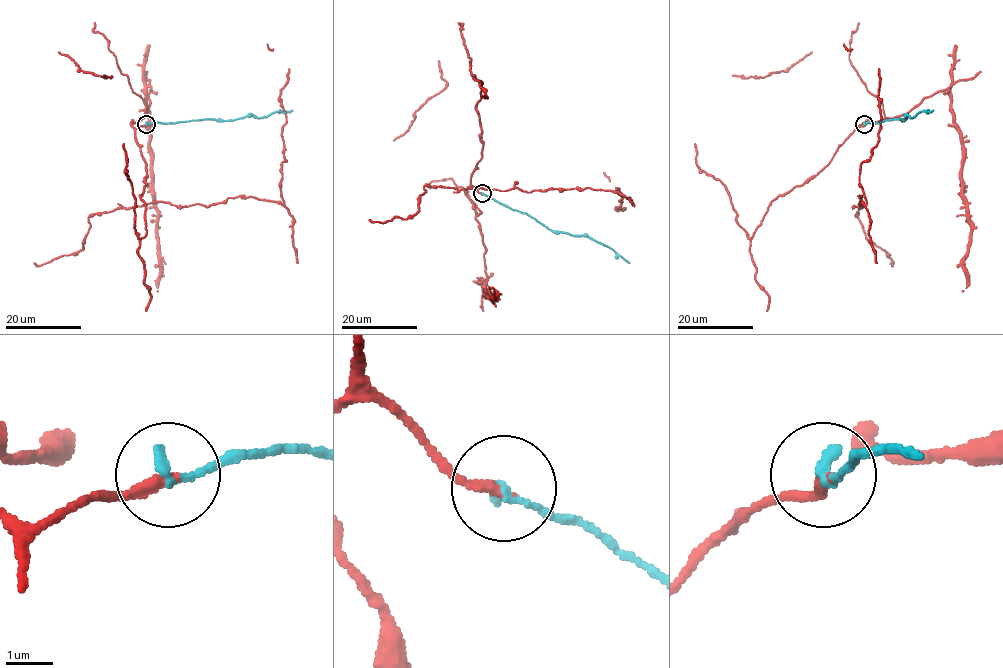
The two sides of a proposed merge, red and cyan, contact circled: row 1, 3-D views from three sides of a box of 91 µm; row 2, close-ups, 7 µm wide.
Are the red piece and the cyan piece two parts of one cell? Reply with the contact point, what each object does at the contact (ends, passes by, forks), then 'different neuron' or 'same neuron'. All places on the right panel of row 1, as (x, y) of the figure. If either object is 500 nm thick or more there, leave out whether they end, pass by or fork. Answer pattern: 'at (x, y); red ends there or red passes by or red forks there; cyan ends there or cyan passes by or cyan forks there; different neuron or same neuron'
at (864, 124); red ends there; cyan ends there; same neuron

